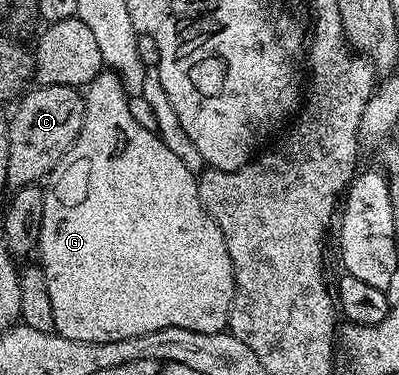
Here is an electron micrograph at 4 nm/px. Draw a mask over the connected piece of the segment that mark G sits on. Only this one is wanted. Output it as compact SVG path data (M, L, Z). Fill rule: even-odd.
M112 71L98 73L98 75L91 80L91 84L86 86L83 102L85 103L85 119L83 120L81 131L77 135L77 139L73 143L71 150L69 150L62 161L51 170L49 174L51 186L46 186L43 194L43 198L45 199L45 215L43 216L43 226L41 227L41 235L39 236L37 257L40 257L38 260L41 262L41 268L47 280L47 286L49 287L49 303L53 303L54 332L60 333L65 339L77 339L85 343L109 343L117 339L129 339L132 335L145 335L149 331L161 331L161 327L185 327L189 331L205 331L206 333L224 332L229 325L228 311L229 306L233 303L233 295L235 294L235 272L233 271L233 263L231 262L231 256L227 250L225 239L221 235L217 223L211 218L209 211L201 203L199 183L196 174L191 173L185 163L183 163L177 155L169 151L169 147L167 147L159 137L158 132L141 127L141 123L137 123L137 119L133 119L131 102L126 91L123 89L122 79L119 77L118 73Z

